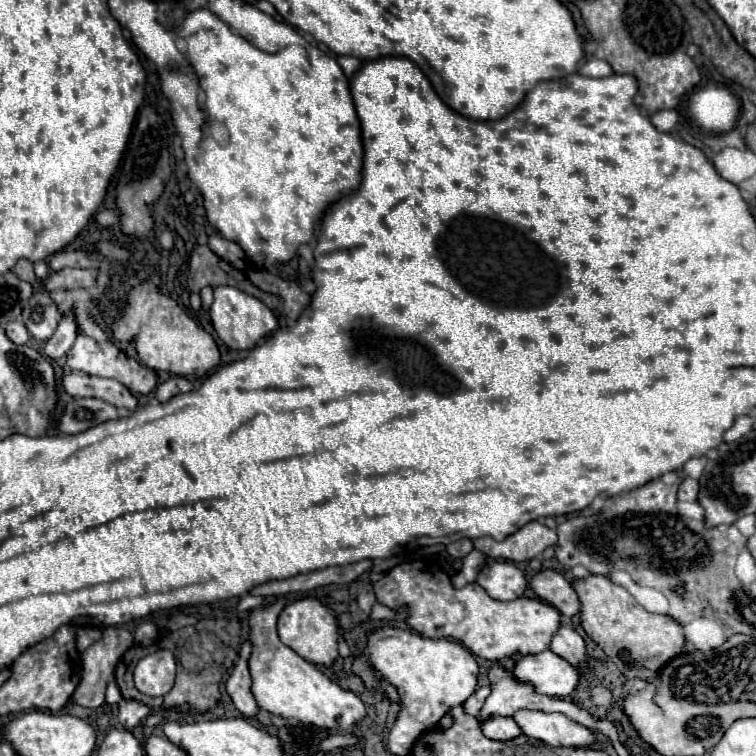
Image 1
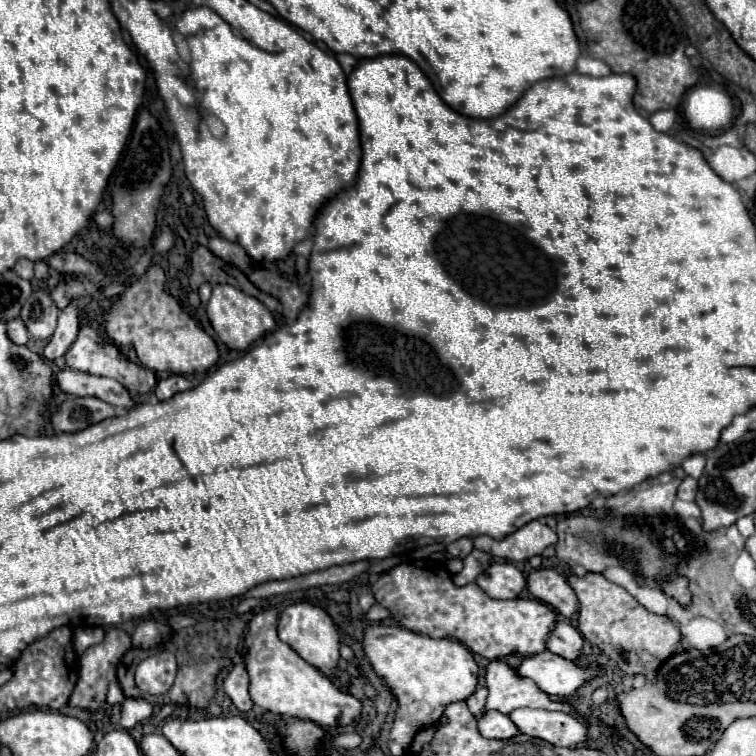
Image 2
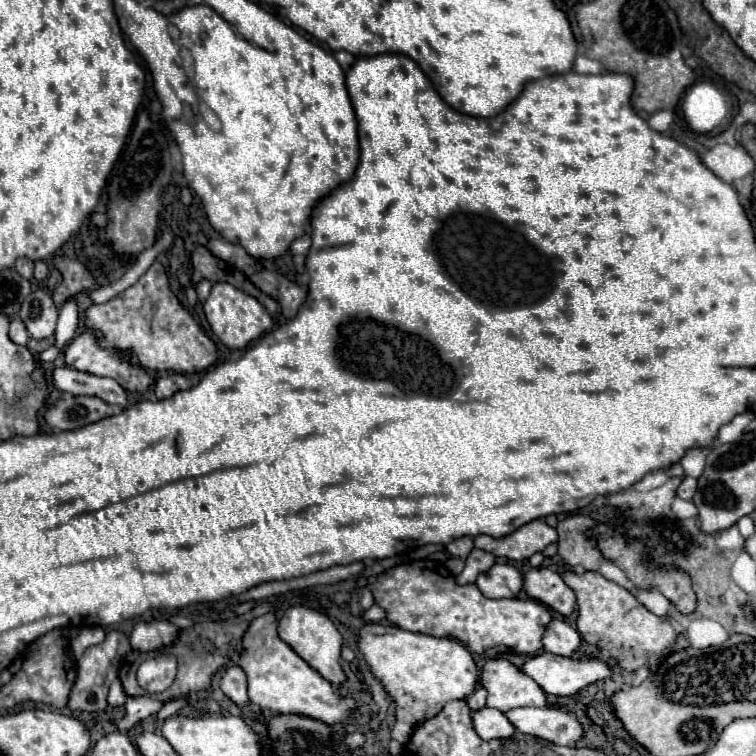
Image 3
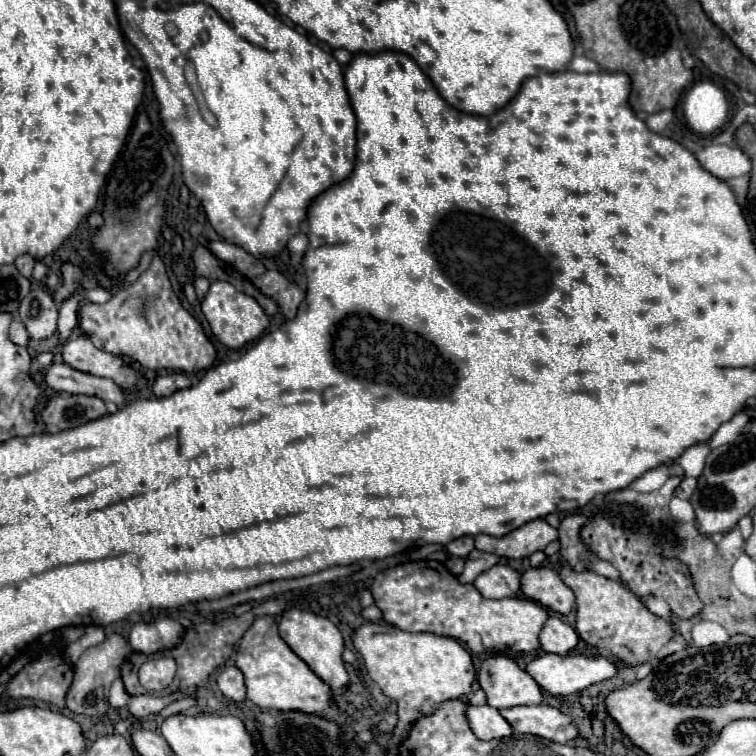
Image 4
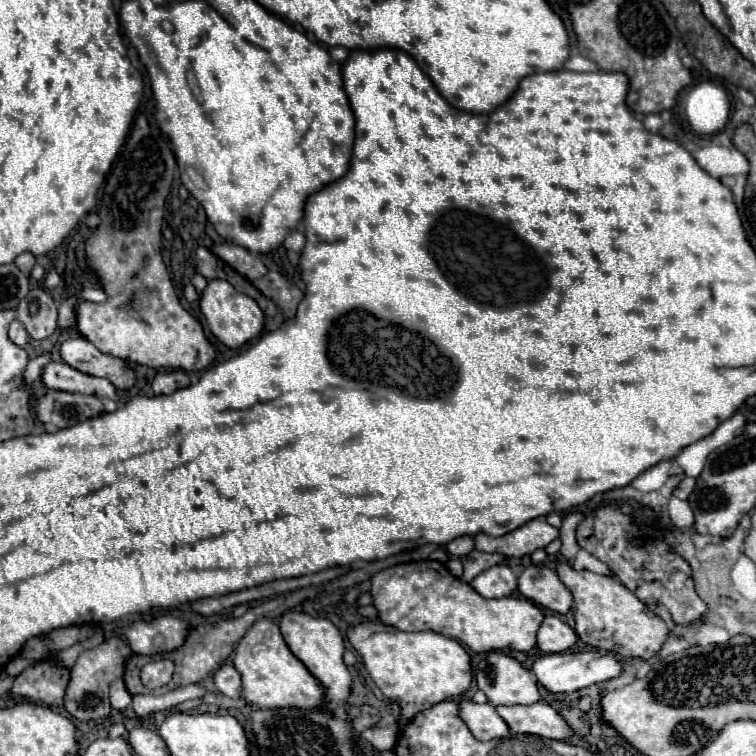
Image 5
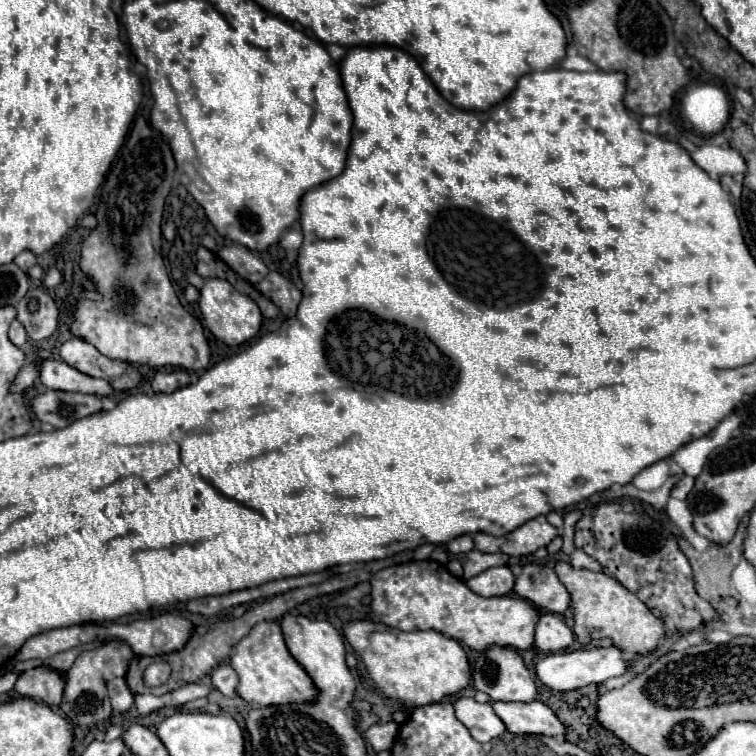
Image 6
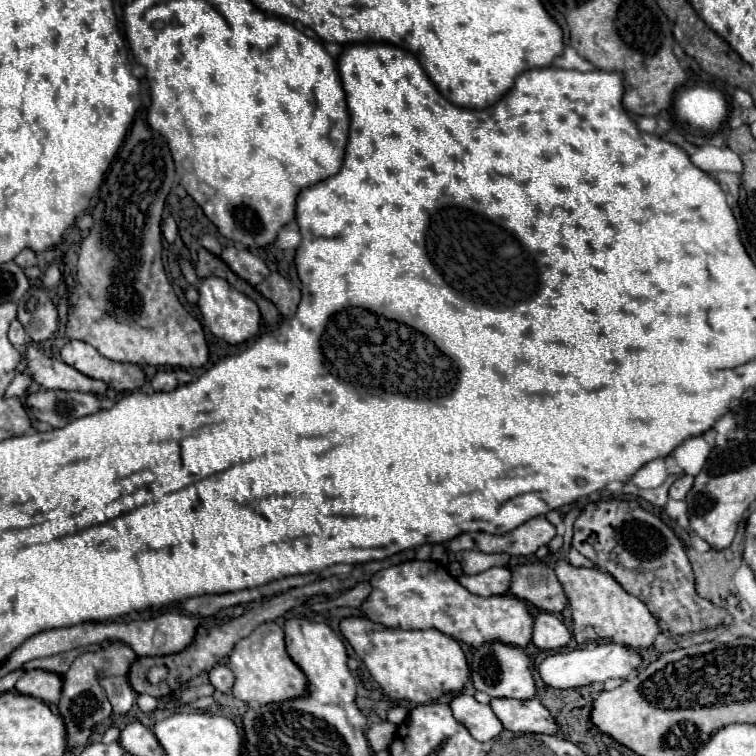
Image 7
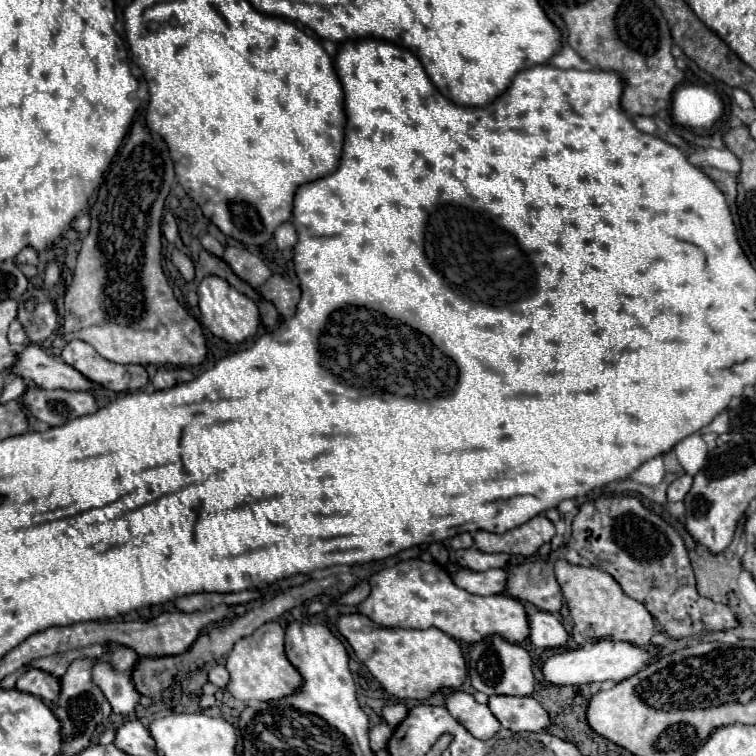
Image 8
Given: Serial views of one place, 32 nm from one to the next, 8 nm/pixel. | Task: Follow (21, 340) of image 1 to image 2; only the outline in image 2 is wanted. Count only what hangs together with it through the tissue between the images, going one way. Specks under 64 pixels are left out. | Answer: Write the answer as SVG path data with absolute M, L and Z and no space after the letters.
M14 318L8 322L8 336L14 344L26 344L28 342L28 330L20 318Z

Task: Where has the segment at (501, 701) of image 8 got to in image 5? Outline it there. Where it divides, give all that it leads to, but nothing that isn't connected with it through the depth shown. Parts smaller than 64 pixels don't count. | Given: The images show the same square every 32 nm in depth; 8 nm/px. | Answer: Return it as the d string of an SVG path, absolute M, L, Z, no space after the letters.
M542 700L530 706L496 706L496 712L508 724L508 728L518 734L536 734L554 740L566 740L572 734L572 728L566 724L566 720Z

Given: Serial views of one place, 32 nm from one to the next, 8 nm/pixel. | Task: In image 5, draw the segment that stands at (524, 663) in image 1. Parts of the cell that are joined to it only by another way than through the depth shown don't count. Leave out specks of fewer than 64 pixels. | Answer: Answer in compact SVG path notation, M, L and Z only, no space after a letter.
M590 650L590 652L564 652L564 654L546 654L542 658L538 658L532 666L538 682L548 688L550 692L574 692L580 688L586 688L590 684L598 684L598 682L606 682L610 678L616 678L622 674L622 660L616 652L608 650L608 652L598 652L598 650Z

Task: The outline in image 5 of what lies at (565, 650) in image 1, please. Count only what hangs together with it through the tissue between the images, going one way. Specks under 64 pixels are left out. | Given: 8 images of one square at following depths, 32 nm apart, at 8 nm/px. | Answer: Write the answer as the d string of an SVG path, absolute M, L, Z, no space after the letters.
M546 614L536 634L536 646L544 652L568 650L570 646L576 644L576 640L578 640L576 632L556 614Z

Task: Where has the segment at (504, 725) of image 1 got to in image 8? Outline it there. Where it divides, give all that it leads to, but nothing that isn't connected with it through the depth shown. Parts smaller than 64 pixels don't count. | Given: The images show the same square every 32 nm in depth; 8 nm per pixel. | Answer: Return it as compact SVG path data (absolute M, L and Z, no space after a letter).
M452 690L446 694L444 702L450 714L460 724L464 724L466 730L476 738L488 740L500 730L500 722L494 718L490 708L486 704L478 704L472 694L466 694L462 690Z

